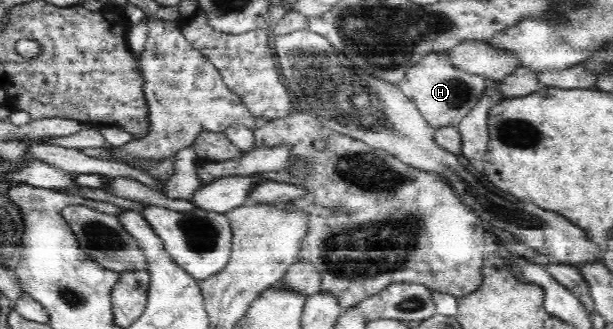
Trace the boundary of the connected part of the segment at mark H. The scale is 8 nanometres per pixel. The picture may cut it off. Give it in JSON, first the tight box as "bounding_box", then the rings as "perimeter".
{"bounding_box":[399,51,487,128],"perimeter":[[[444,51],[426,54],[415,66],[412,66],[399,82],[403,94],[410,98],[423,118],[434,128],[457,127],[473,110],[477,101],[484,96],[487,79],[478,74],[465,73],[446,60]]]}

